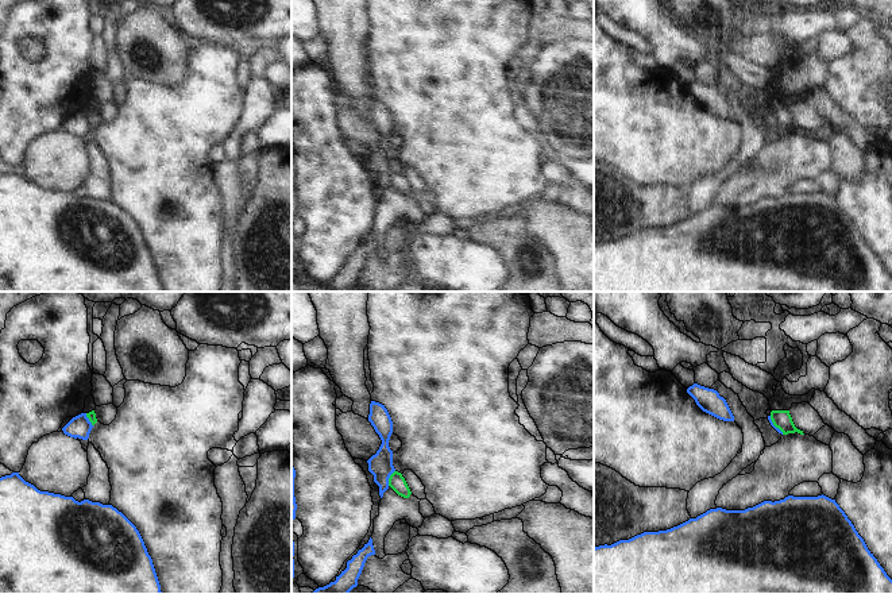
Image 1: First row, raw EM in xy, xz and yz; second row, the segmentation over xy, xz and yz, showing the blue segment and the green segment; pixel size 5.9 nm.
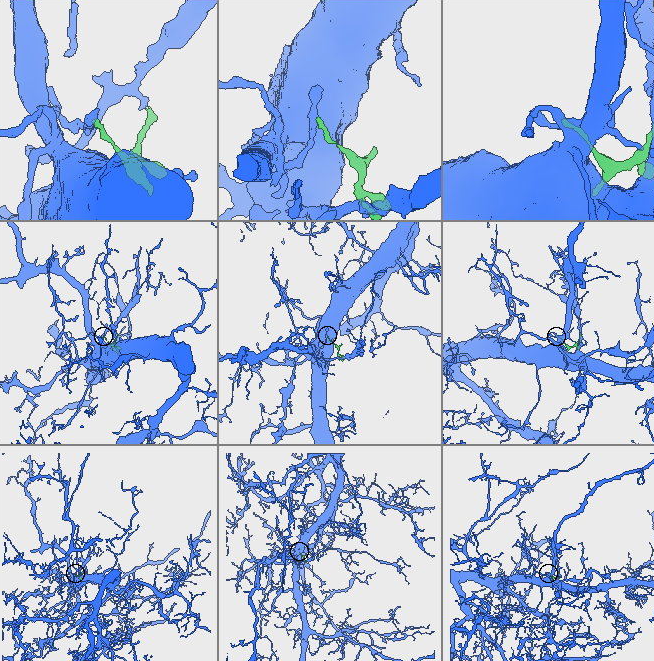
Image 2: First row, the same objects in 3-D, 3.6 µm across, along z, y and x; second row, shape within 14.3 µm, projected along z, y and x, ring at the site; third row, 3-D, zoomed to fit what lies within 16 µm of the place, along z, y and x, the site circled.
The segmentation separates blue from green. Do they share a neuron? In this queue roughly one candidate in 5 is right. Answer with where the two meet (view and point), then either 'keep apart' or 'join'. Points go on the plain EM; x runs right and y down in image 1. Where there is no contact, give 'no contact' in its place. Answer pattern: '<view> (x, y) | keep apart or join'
xz (389, 174) | keep apart

